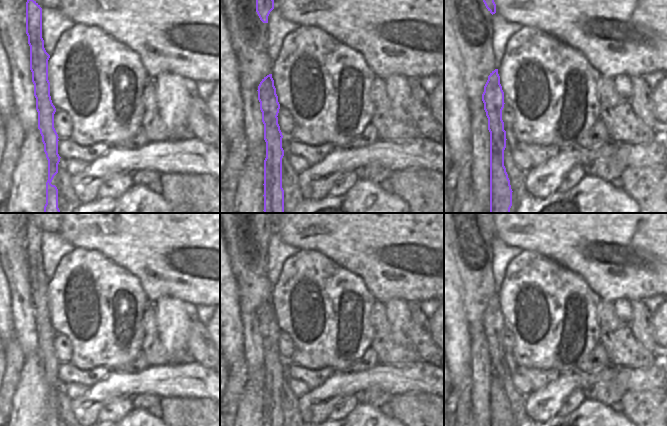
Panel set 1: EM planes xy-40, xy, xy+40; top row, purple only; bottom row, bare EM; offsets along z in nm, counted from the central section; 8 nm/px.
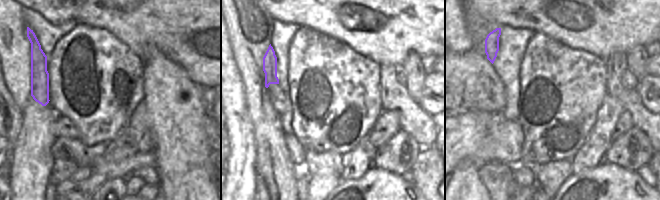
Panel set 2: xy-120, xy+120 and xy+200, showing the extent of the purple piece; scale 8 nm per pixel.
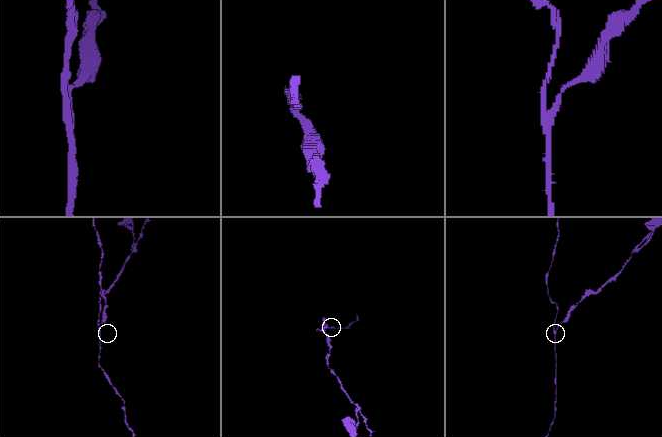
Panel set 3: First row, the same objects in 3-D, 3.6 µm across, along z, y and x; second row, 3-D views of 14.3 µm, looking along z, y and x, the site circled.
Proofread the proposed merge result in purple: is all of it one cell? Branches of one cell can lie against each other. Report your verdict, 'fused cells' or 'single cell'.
fused cells

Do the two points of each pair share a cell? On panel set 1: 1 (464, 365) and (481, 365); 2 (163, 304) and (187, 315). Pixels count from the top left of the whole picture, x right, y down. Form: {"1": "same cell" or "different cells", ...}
{"1": "different cells", "2": "same cell"}

